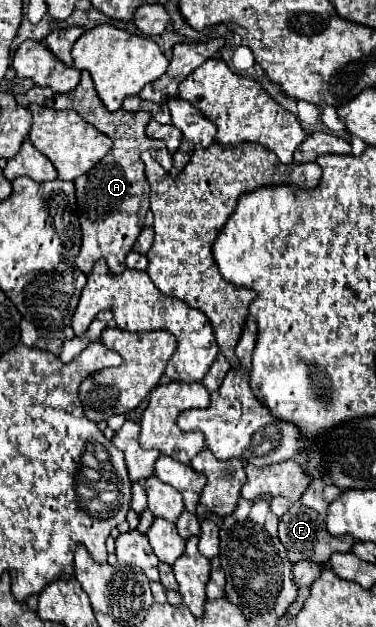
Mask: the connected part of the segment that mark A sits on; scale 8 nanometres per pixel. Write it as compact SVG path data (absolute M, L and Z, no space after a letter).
M85 70L81 72L81 82L75 90L67 94L55 94L51 100L45 102L45 106L53 110L75 110L81 114L85 122L89 122L91 126L95 126L97 130L101 130L113 140L111 152L105 158L101 158L87 174L73 180L75 198L81 212L79 222L81 222L81 234L83 234L81 252L75 258L75 264L83 274L89 274L93 268L93 262L97 262L99 258L105 258L111 272L121 274L127 268L125 256L133 248L133 242L139 236L139 232L143 230L143 220L139 212L148 211L150 207L150 186L145 180L145 166L139 154L141 150L167 150L167 148L163 146L163 142L147 138L145 126L151 120L149 114L145 112L131 114L125 110L109 112L99 100L99 96L95 94L91 76Z

